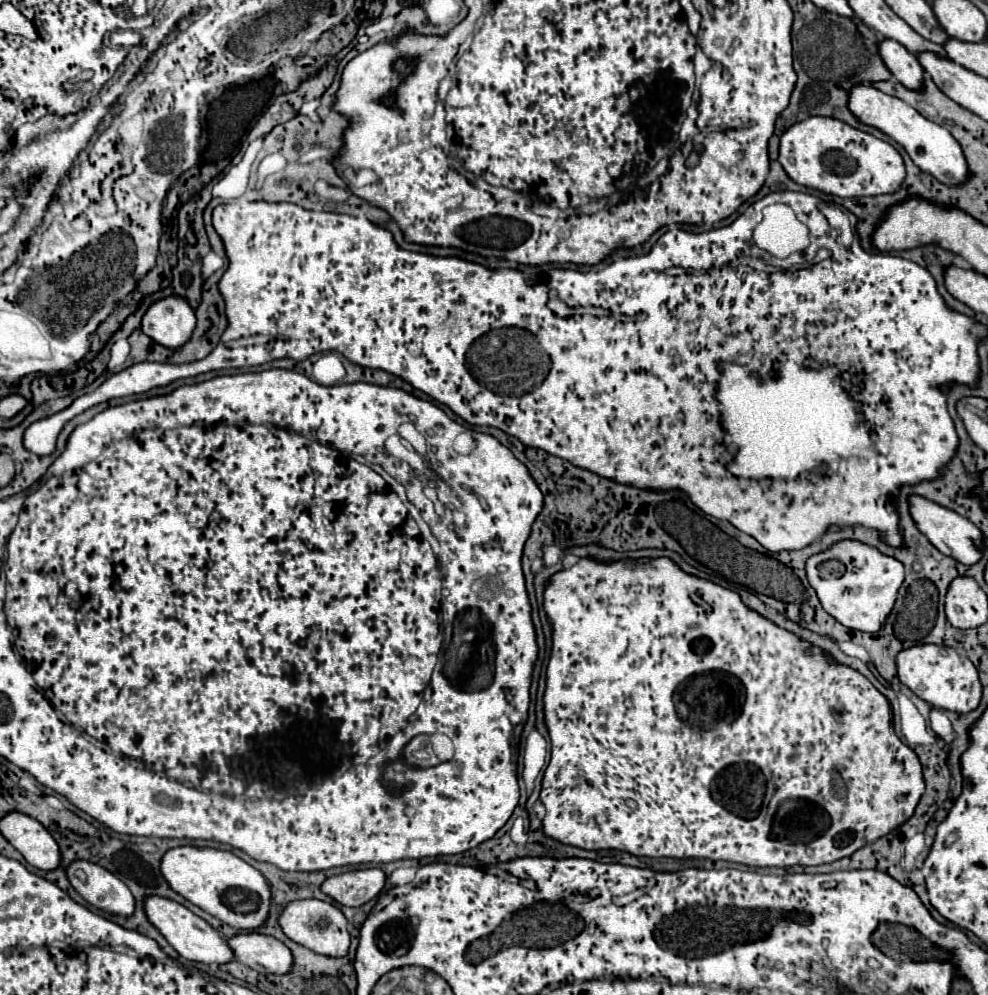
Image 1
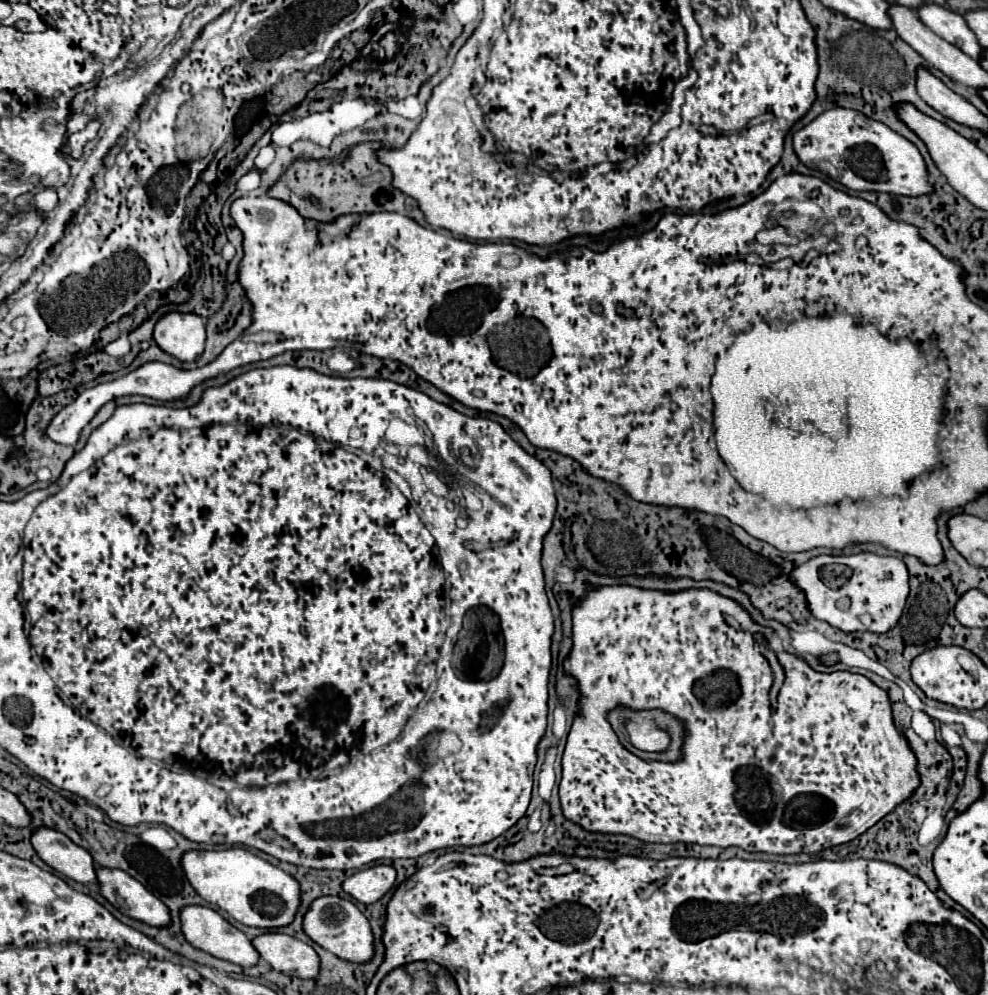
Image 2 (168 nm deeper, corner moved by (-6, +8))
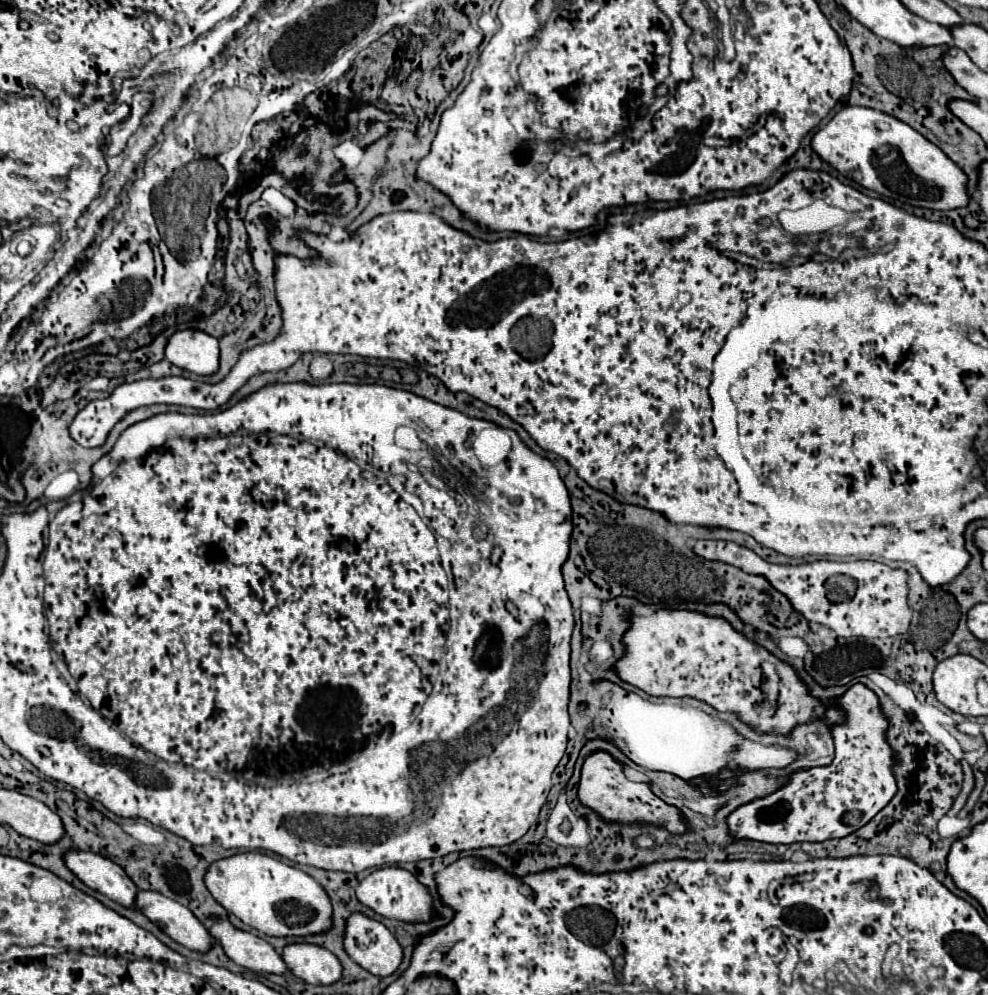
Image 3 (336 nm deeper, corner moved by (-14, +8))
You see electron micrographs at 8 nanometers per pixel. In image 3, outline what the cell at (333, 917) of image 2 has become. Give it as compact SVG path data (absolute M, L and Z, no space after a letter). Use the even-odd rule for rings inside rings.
M355 913L347 919L343 943L349 957L377 977L393 975L403 961L403 949L393 933L363 913Z

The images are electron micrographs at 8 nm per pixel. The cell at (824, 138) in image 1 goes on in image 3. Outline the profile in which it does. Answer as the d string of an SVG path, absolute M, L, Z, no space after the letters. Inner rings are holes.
M843 107L815 133L811 147L841 175L889 199L939 211L967 207L969 203L965 171L955 165L935 143L883 111L869 107Z

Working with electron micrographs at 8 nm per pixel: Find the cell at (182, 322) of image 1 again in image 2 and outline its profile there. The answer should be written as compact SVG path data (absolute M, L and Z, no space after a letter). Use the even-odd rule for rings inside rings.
M165 313L155 325L153 341L179 361L193 361L205 347L205 321L195 313Z

